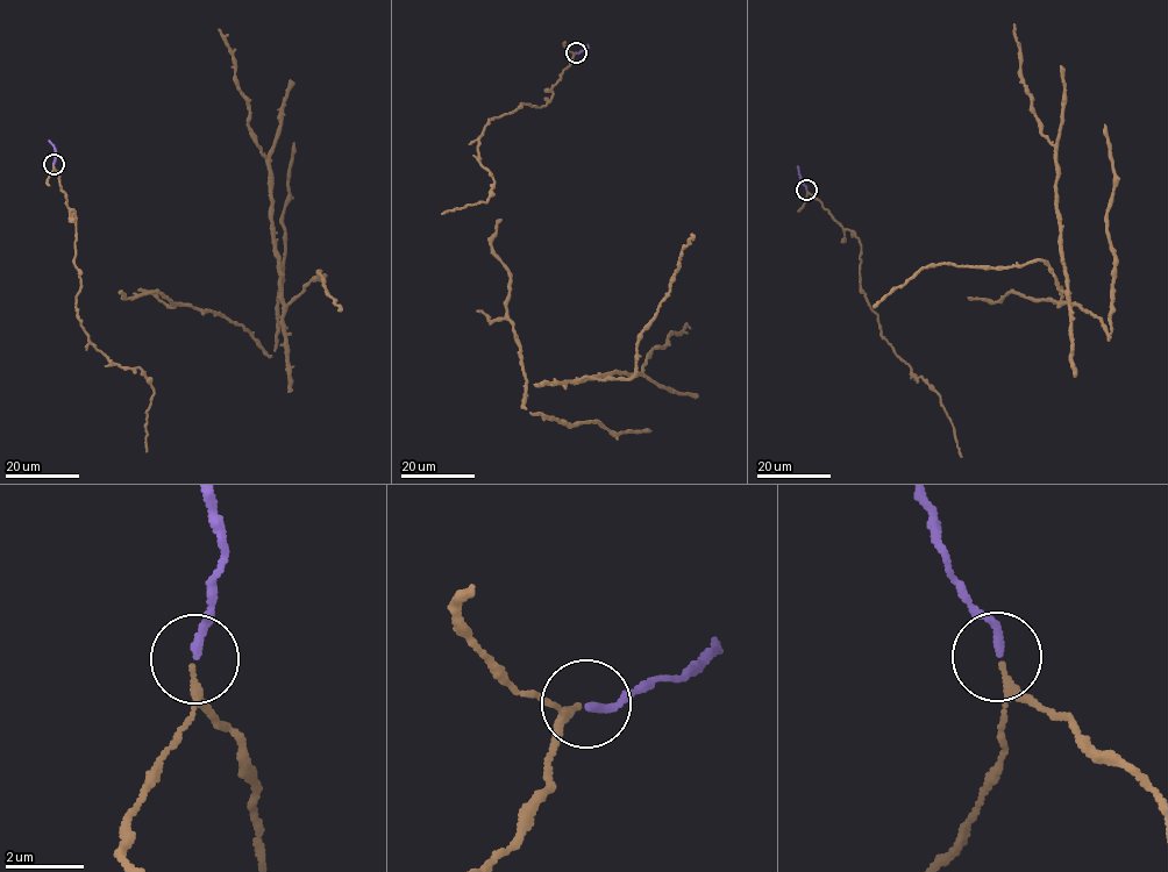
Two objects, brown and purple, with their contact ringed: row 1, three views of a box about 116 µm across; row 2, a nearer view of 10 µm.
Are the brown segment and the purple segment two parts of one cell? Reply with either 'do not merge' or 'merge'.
merge

